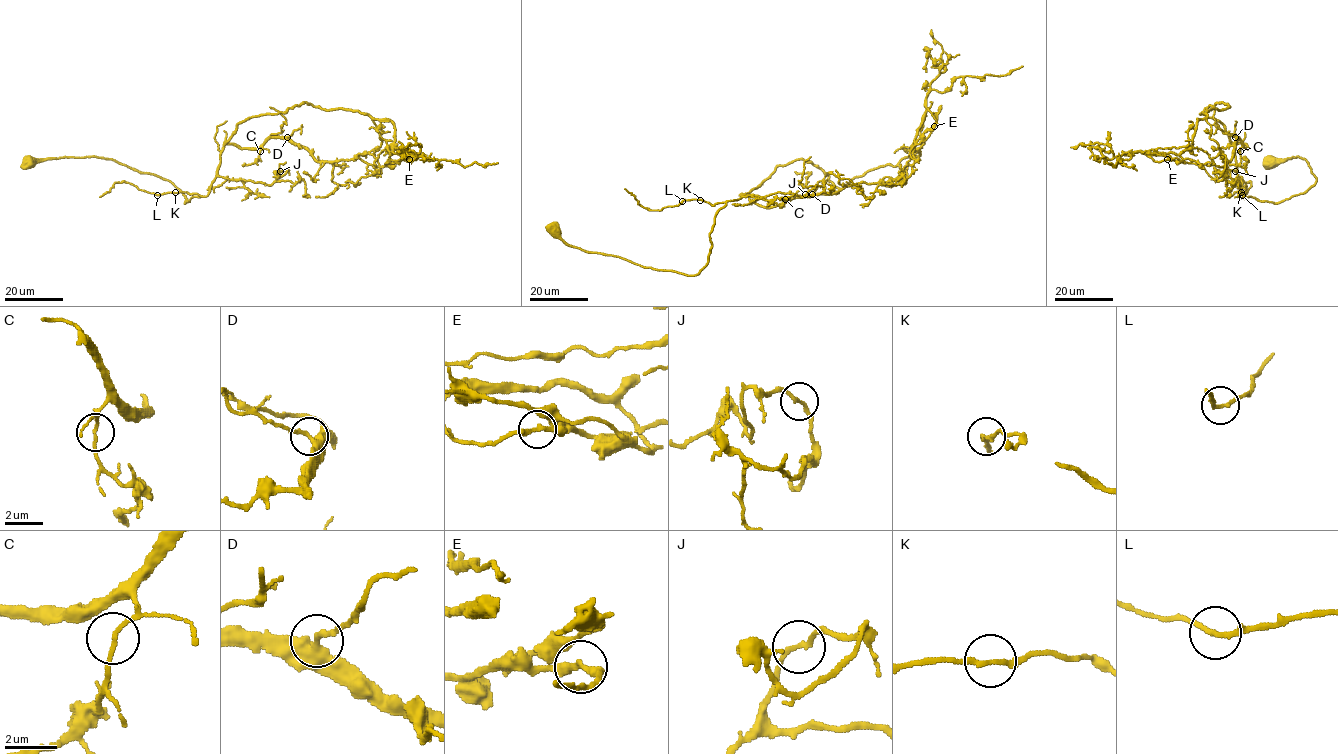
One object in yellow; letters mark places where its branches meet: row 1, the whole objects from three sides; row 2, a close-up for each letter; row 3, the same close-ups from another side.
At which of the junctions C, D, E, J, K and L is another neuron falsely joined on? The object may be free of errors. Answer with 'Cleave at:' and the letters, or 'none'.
Cleave at: none

